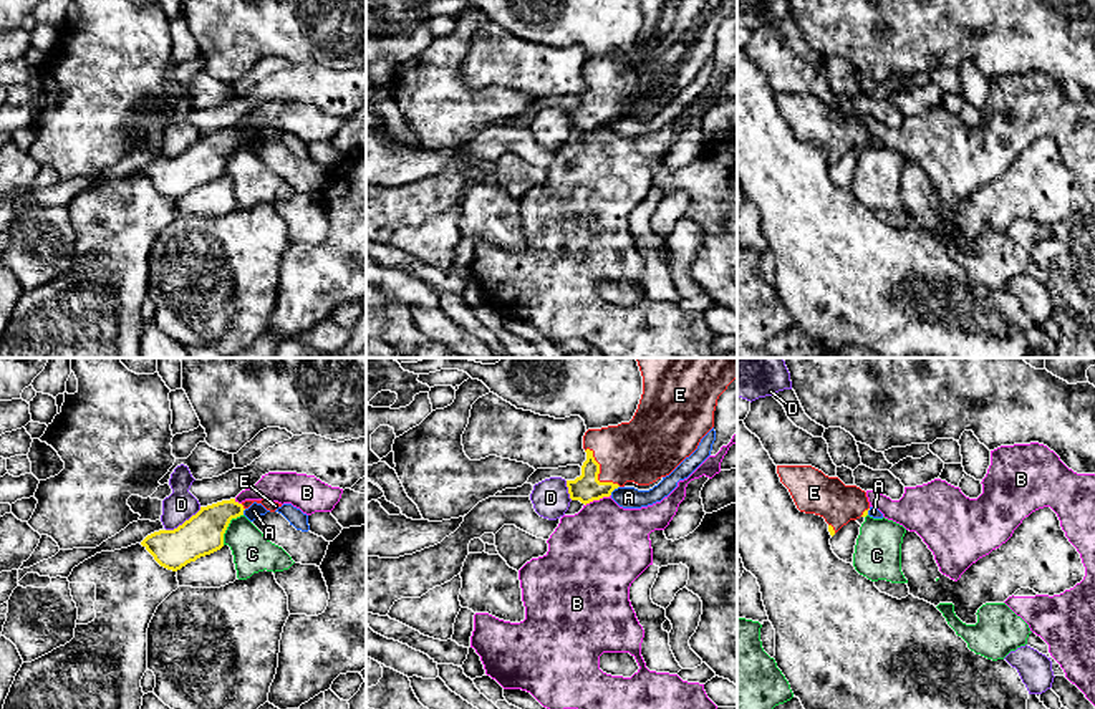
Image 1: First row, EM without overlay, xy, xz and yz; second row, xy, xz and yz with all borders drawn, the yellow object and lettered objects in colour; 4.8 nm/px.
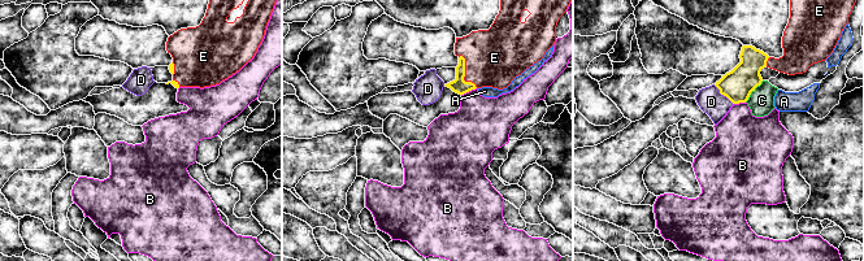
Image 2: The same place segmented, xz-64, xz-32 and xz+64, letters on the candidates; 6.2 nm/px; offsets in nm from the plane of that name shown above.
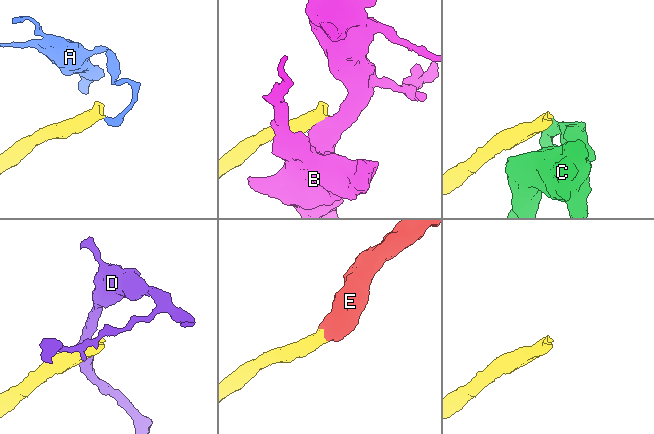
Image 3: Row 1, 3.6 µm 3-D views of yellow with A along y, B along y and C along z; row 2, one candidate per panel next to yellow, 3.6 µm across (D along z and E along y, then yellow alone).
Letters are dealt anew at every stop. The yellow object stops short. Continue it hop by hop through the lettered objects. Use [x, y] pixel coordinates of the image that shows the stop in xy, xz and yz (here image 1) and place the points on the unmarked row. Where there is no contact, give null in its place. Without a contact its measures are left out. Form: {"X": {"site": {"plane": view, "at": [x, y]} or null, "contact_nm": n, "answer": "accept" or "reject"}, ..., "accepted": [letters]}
{"A": {"site": {"plane": "xz", "at": [613, 118]}, "contact_nm": 60, "answer": "reject"}, "B": {"site": {"plane": "xz", "at": [597, 128]}, "contact_nm": 140, "answer": "reject"}, "C": {"site": {"plane": "xy", "at": [227, 154]}, "contact_nm": 180, "answer": "reject"}, "D": {"site": {"plane": "xy", "at": [184, 151]}, "contact_nm": 200, "answer": "reject"}, "E": {"site": {"plane": "xz", "at": [598, 101]}, "contact_nm": 260, "answer": "accept"}, "accepted": ["E"]}

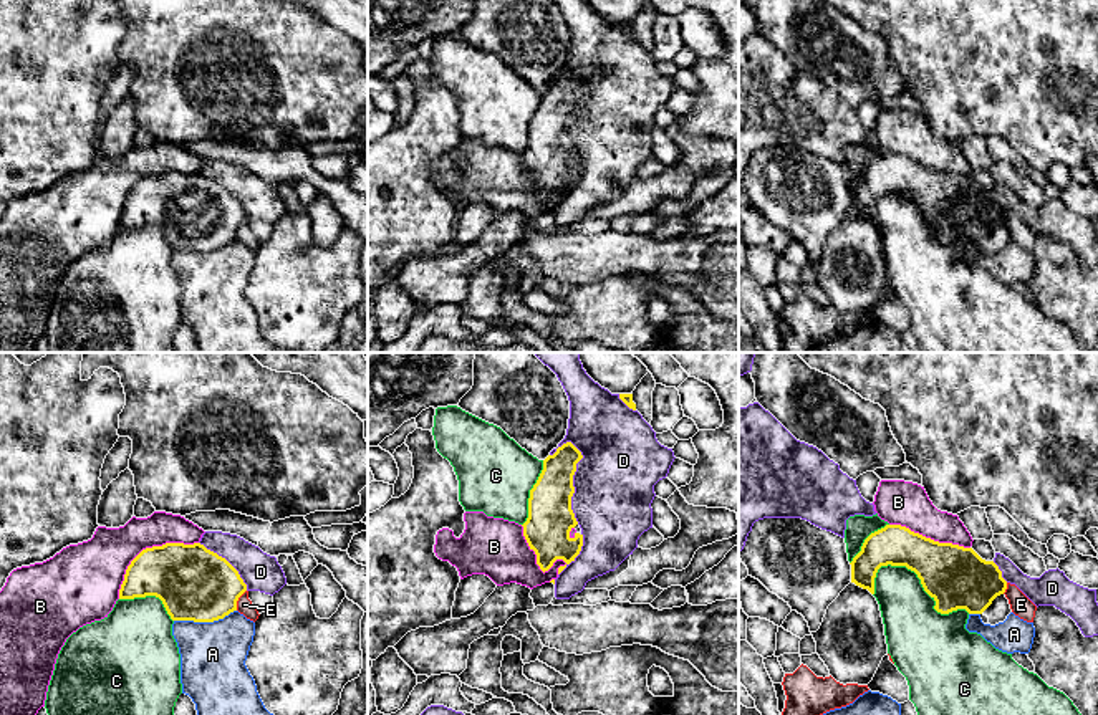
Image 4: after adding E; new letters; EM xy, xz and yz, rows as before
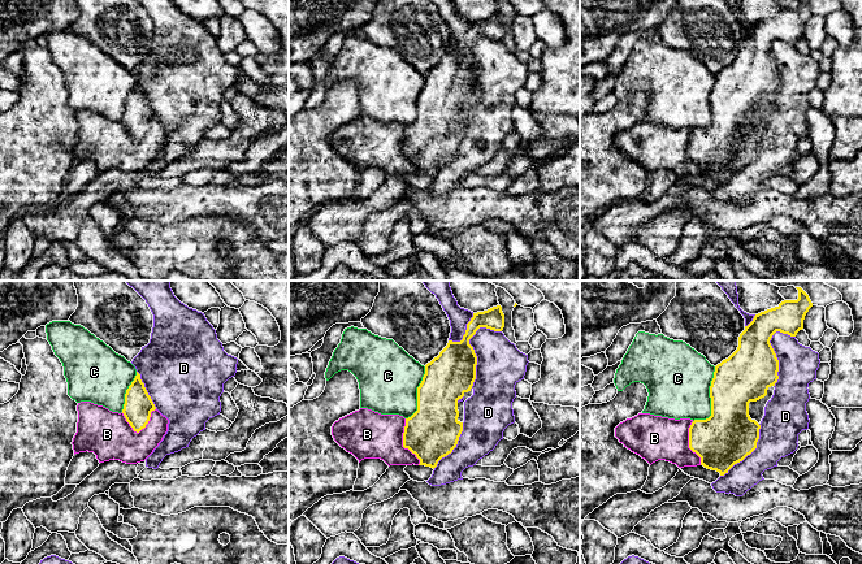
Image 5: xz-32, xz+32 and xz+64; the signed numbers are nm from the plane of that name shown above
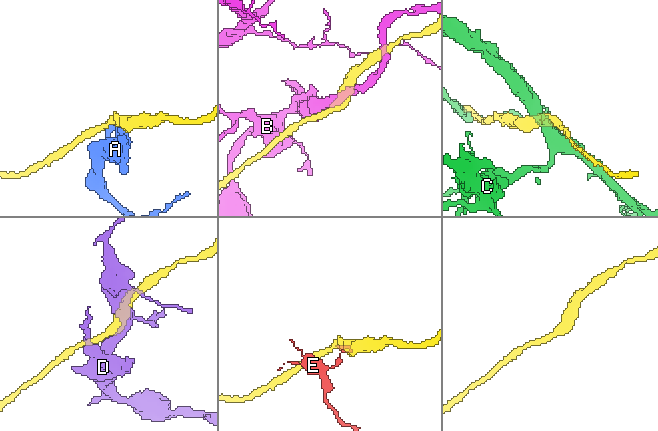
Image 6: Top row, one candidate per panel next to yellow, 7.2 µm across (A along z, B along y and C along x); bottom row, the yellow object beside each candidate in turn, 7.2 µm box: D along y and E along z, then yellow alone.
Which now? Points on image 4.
{"A": {"site": {"plane": "xy", "at": [204, 250]}, "contact_nm": 300, "answer": "reject"}, "B": {"site": {"plane": "xy", "at": [146, 177]}, "contact_nm": 480, "answer": "reject"}, "C": {"site": {"plane": "yz", "at": [923, 215]}, "contact_nm": 500, "answer": "reject"}, "D": {"site": {"plane": "xz", "at": [572, 111]}, "contact_nm": 420, "answer": "reject"}, "E": {"site": {"plane": "xy", "at": [237, 229]}, "contact_nm": 120, "answer": "reject"}, "accepted": []}

